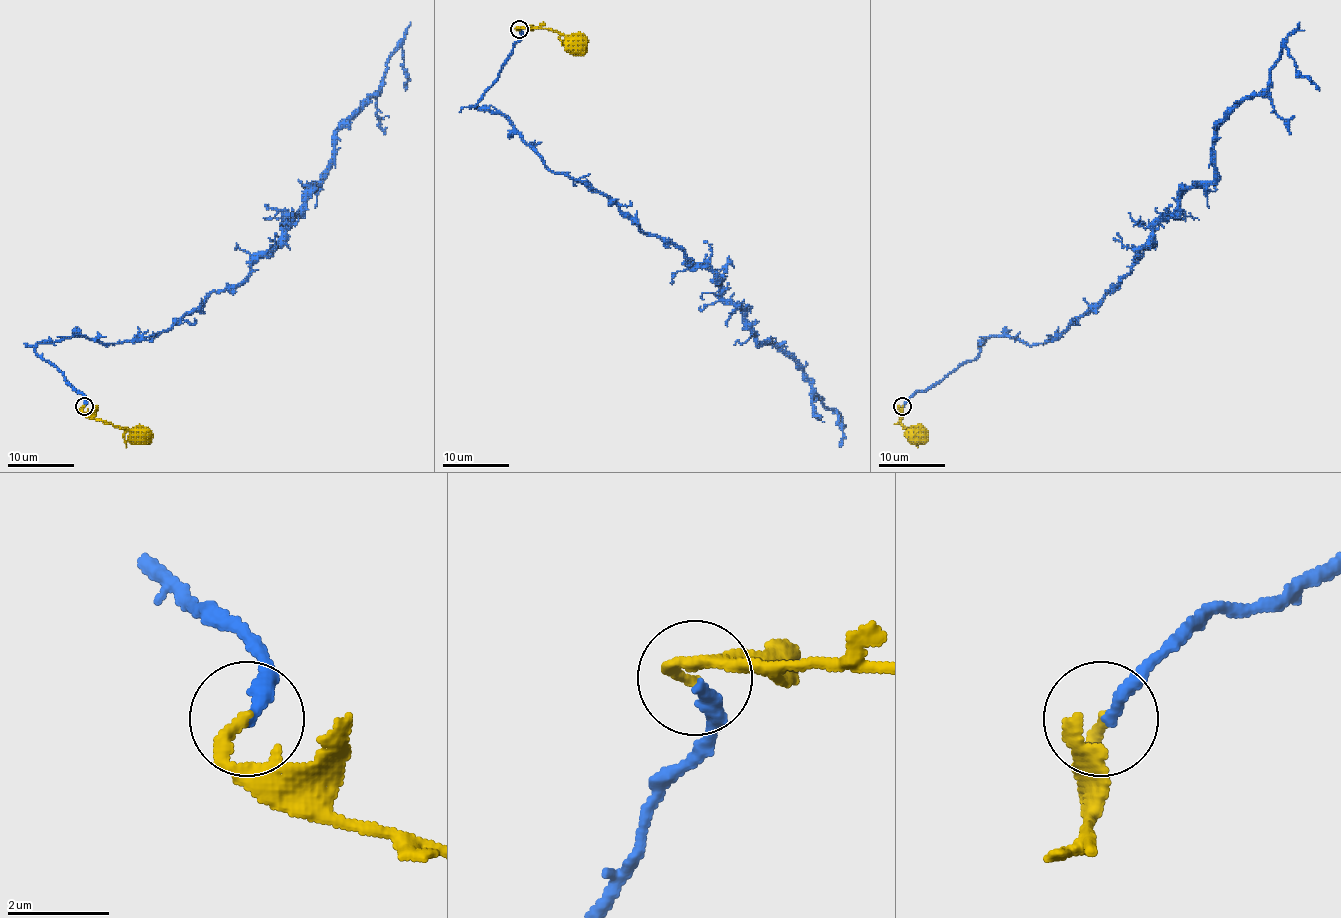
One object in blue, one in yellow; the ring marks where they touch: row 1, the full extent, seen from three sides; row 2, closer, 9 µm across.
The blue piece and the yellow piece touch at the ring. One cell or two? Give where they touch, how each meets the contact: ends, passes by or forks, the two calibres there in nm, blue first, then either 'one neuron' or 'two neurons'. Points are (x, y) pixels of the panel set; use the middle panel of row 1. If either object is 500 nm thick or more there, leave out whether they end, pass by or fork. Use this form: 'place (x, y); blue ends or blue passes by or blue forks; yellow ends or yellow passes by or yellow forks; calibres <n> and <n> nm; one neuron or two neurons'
place (519, 29); blue ends; yellow ends; calibres 280 and 240 nm; one neuron

